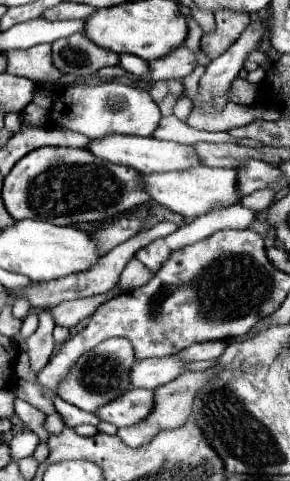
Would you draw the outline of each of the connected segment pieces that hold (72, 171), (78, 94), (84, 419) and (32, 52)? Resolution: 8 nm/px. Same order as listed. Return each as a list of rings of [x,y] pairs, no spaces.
[[[40,147],[28,153],[4,179],[2,197],[16,221],[44,219],[54,225],[108,221],[150,199],[140,187],[138,171],[96,159],[88,149],[74,147]]]
[[[120,81],[102,83],[96,87],[76,85],[76,87],[68,89],[60,99],[56,99],[50,117],[58,127],[80,131],[80,133],[88,135],[90,139],[96,139],[100,135],[150,137],[162,119],[160,109],[152,101],[148,91],[120,83]]]
[[[54,395],[52,401],[54,401],[56,411],[64,417],[64,421],[66,421],[68,427],[76,427],[76,425],[82,425],[82,423],[90,423],[90,425],[98,425],[100,423],[100,419],[94,413],[86,413],[86,411],[74,407],[74,405],[68,405],[58,395]]]
[[[34,45],[26,51],[8,51],[8,73],[36,81],[38,87],[56,83],[64,73],[56,71],[52,63],[50,45]]]

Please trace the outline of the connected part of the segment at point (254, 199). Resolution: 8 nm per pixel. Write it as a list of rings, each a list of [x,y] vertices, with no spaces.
[[[260,189],[242,199],[242,203],[246,207],[250,207],[252,211],[266,211],[272,205],[272,201],[274,201],[274,191],[270,191],[270,189]]]

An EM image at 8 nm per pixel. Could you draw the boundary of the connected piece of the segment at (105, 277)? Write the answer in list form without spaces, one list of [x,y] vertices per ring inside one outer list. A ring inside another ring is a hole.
[[[162,221],[150,229],[144,229],[140,233],[136,233],[132,239],[128,239],[126,243],[120,243],[118,247],[114,247],[110,252],[100,258],[98,263],[90,270],[84,273],[78,273],[74,275],[69,275],[58,279],[58,281],[48,281],[48,283],[32,283],[32,287],[26,287],[22,289],[22,293],[30,299],[32,307],[36,309],[48,309],[48,307],[54,307],[62,301],[70,301],[70,299],[80,299],[80,297],[90,297],[90,295],[100,295],[100,293],[106,293],[110,291],[114,285],[118,282],[118,277],[120,277],[122,271],[127,265],[128,261],[132,259],[132,255],[150,245],[154,239],[158,237],[166,237],[170,233],[174,233],[178,229],[176,223],[170,223],[170,221]]]

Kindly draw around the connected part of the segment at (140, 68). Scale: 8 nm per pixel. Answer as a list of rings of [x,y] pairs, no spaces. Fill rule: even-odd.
[[[120,55],[120,67],[122,69],[128,69],[130,73],[134,75],[148,75],[148,63],[136,55]]]

